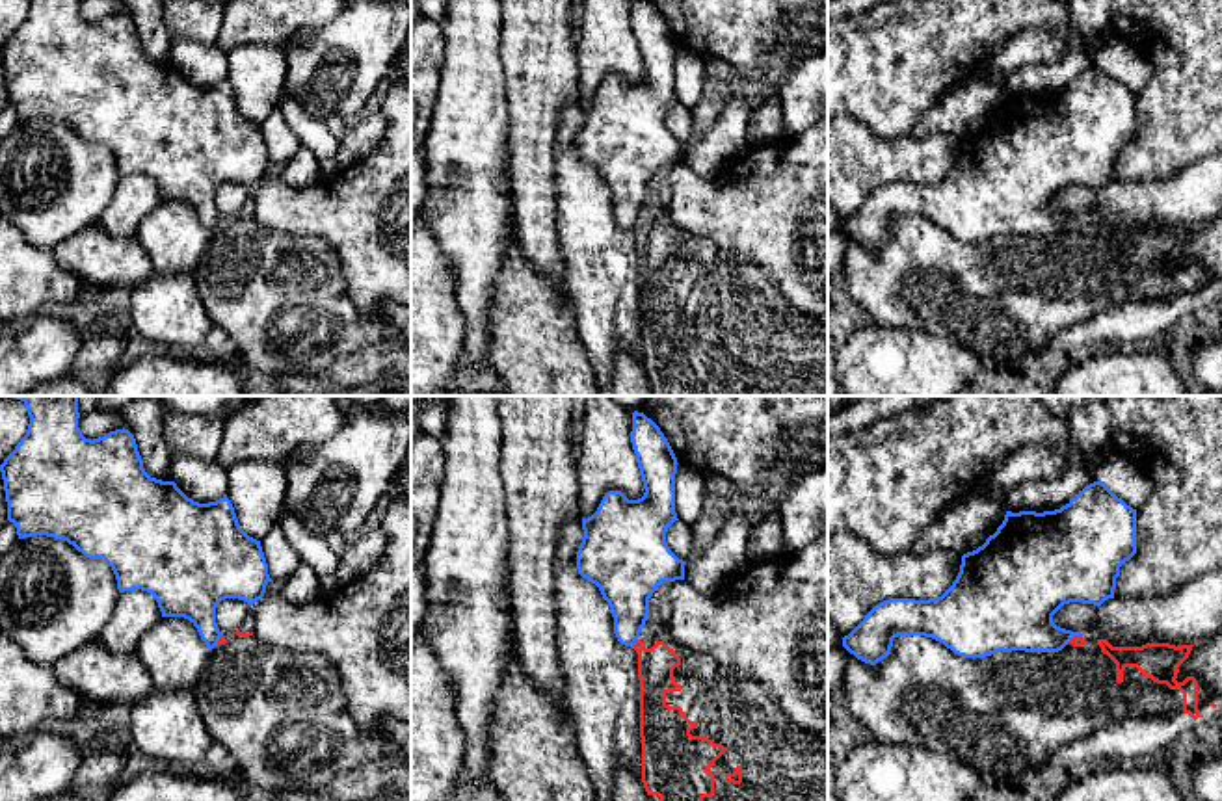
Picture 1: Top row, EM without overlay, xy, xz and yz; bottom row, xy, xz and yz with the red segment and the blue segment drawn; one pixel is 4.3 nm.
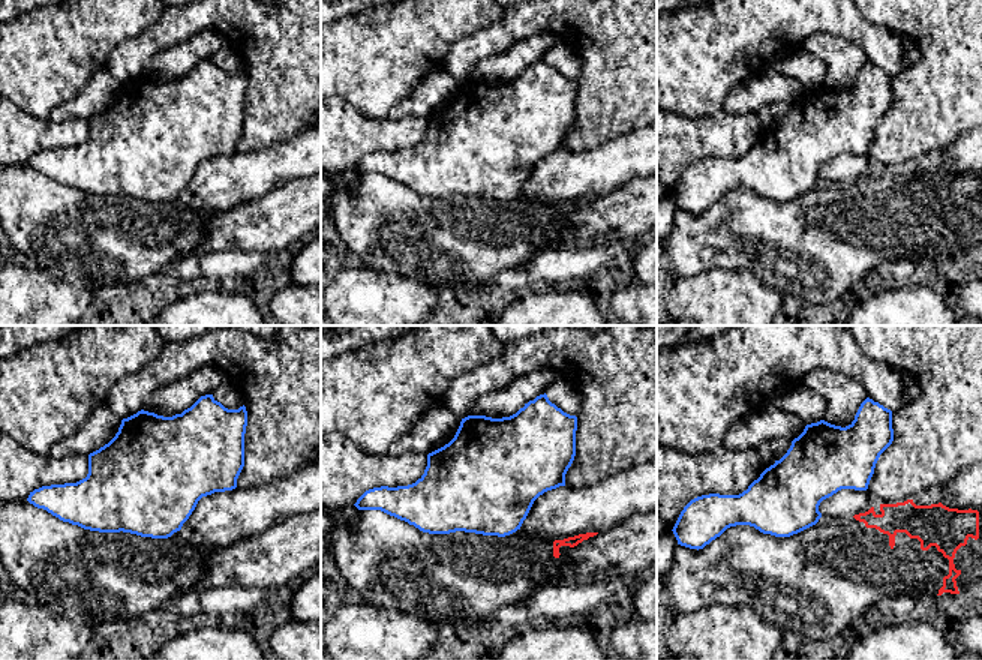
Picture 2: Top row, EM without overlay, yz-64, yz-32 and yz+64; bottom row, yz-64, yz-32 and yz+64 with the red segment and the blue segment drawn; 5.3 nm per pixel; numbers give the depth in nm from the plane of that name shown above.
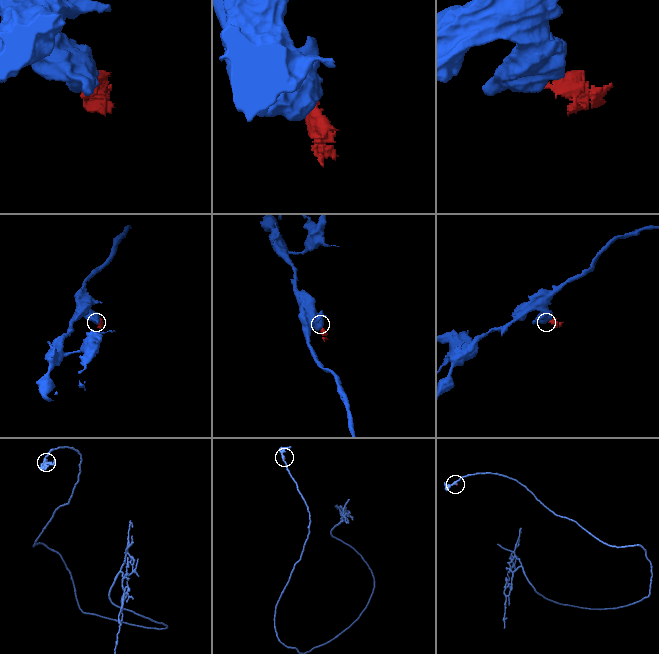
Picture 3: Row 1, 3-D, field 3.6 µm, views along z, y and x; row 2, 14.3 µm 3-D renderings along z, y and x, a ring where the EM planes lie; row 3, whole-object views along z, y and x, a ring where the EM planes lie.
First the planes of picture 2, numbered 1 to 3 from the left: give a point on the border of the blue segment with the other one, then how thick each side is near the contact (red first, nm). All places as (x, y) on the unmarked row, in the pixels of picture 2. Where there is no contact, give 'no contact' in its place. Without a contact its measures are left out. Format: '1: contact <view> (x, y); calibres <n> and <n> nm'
1: no contact
2: no contact
3: no contact

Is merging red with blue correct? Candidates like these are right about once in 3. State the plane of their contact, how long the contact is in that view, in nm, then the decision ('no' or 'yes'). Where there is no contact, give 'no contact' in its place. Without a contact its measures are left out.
xz | 50 nm | no

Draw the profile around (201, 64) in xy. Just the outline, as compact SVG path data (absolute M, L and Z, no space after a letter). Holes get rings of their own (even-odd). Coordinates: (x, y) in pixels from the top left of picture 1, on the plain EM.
M173 39L171 65L199 87L216 85L225 78L225 52L195 39Z

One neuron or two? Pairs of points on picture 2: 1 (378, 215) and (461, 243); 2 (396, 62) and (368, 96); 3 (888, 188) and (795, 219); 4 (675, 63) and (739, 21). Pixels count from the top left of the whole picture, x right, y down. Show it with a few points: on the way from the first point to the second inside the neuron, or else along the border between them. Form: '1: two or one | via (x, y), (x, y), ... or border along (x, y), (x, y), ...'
1: one | via (399, 231), (414, 236), (420, 242), (440, 242)
2: one | via (387, 71), (372, 87)
3: one | via (865, 210), (856, 219), (817, 219)
4: one | via (691, 59), (714, 47), (723, 38)

